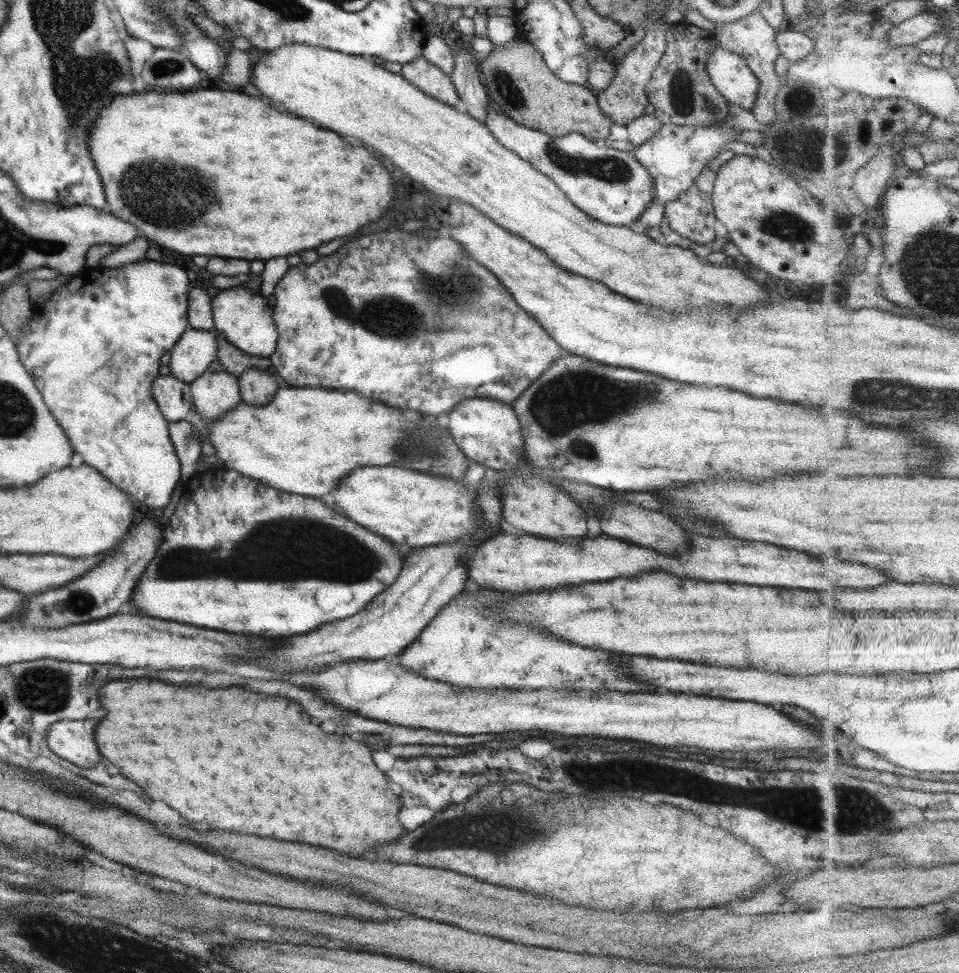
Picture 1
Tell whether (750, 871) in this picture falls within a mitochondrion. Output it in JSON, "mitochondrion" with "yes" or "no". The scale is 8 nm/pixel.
{"mitochondrion":"no"}

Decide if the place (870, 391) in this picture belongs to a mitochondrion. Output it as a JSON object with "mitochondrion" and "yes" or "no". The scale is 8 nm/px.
{"mitochondrion":"yes"}

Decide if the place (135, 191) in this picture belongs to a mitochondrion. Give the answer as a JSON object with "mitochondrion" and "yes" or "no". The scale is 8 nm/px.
{"mitochondrion":"yes"}

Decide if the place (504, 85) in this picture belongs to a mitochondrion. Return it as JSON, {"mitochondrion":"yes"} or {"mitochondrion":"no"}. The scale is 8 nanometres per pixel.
{"mitochondrion":"yes"}

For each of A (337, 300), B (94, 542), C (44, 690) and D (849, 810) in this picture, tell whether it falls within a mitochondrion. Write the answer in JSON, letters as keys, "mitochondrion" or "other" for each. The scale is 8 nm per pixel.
{"A":"mitochondrion","B":"other","C":"mitochondrion","D":"mitochondrion"}

